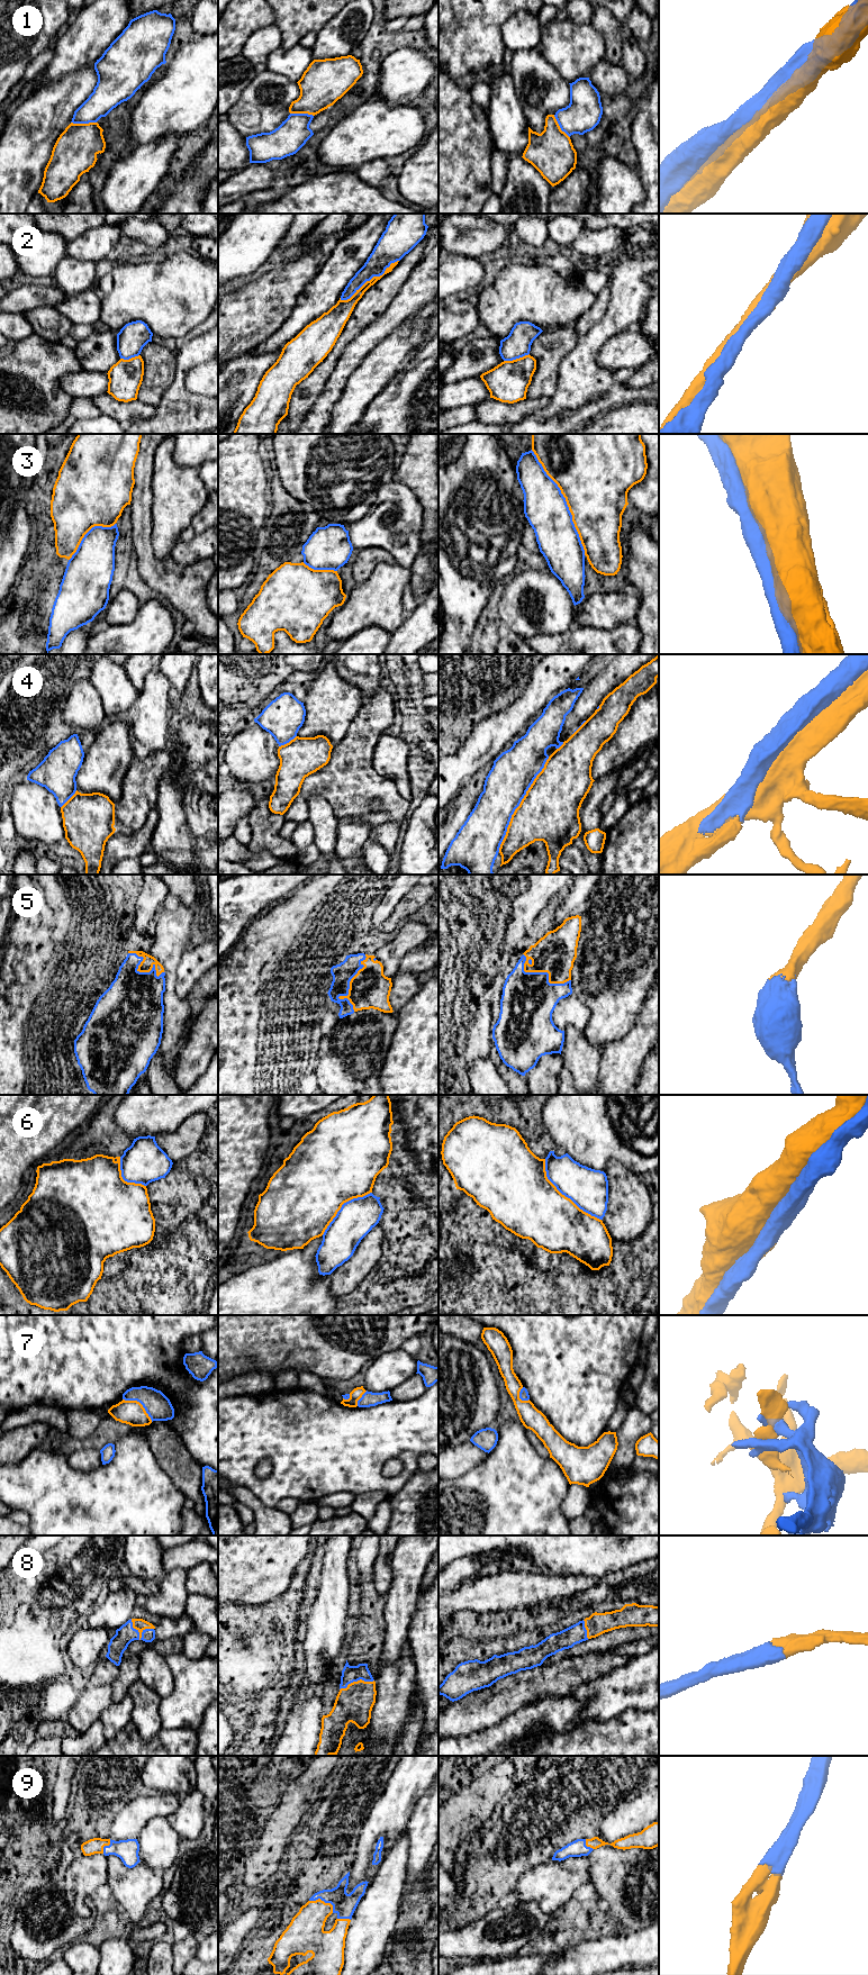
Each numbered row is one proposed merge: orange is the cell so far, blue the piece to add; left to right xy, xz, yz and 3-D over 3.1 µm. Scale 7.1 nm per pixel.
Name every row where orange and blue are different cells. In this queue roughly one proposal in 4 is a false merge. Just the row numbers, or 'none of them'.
2, 7

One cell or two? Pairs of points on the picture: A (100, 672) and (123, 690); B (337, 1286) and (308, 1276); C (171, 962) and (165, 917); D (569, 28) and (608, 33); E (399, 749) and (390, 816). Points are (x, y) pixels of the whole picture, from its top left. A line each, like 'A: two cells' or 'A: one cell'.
A: one cell
B: two cells
C: one cell
D: two cells
E: two cells

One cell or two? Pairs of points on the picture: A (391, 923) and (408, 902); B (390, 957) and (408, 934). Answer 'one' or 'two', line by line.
A: one
B: one

